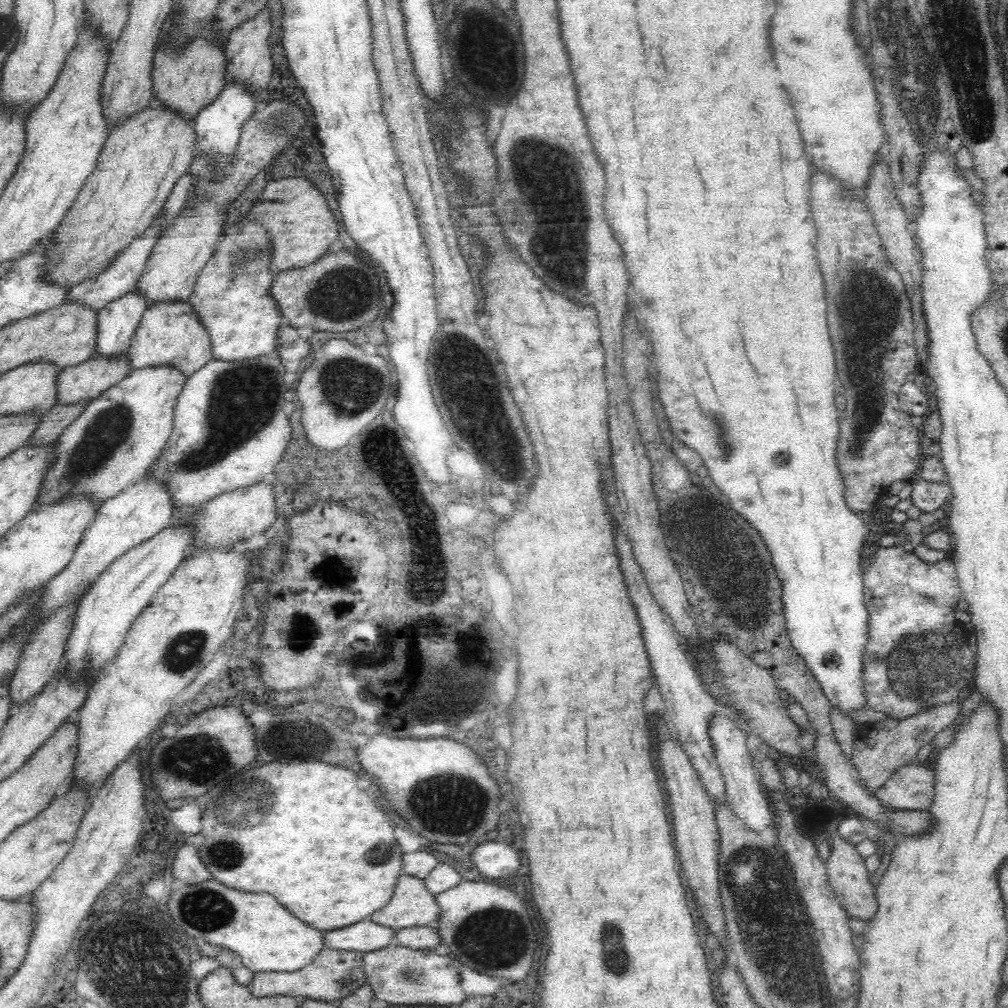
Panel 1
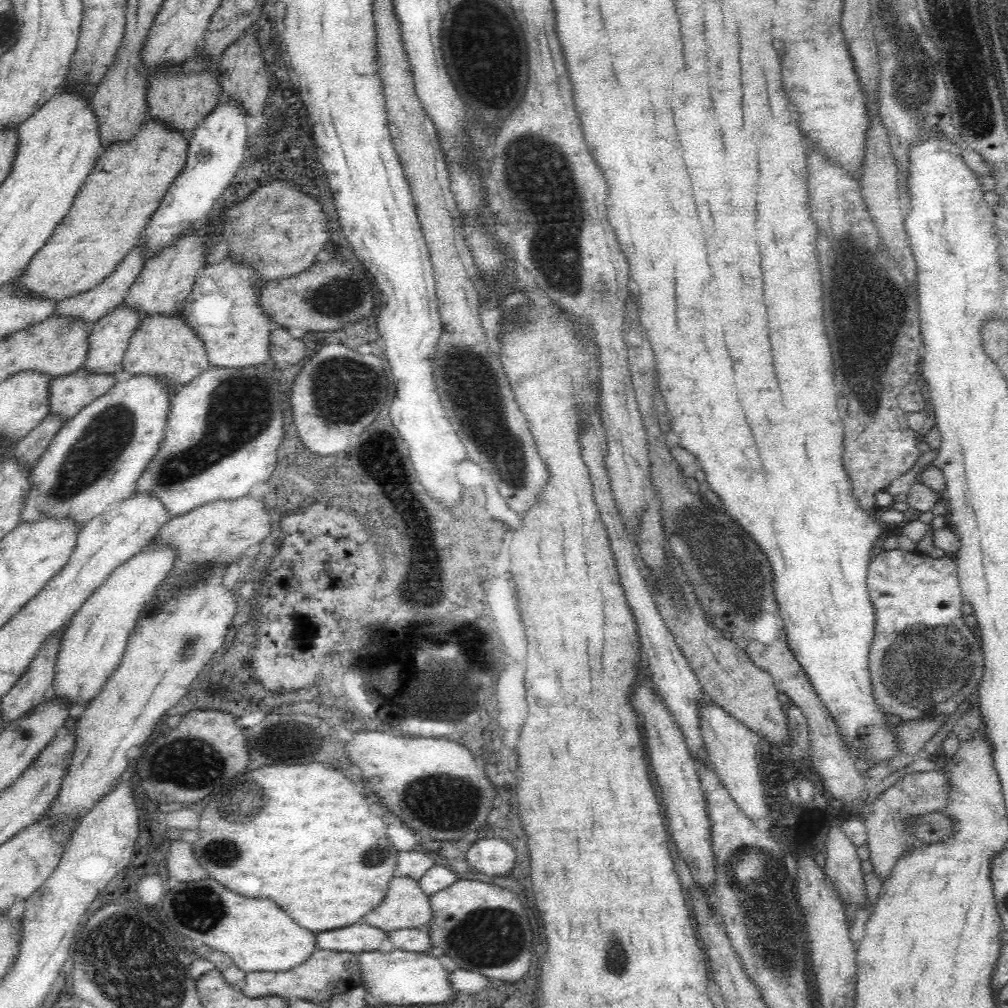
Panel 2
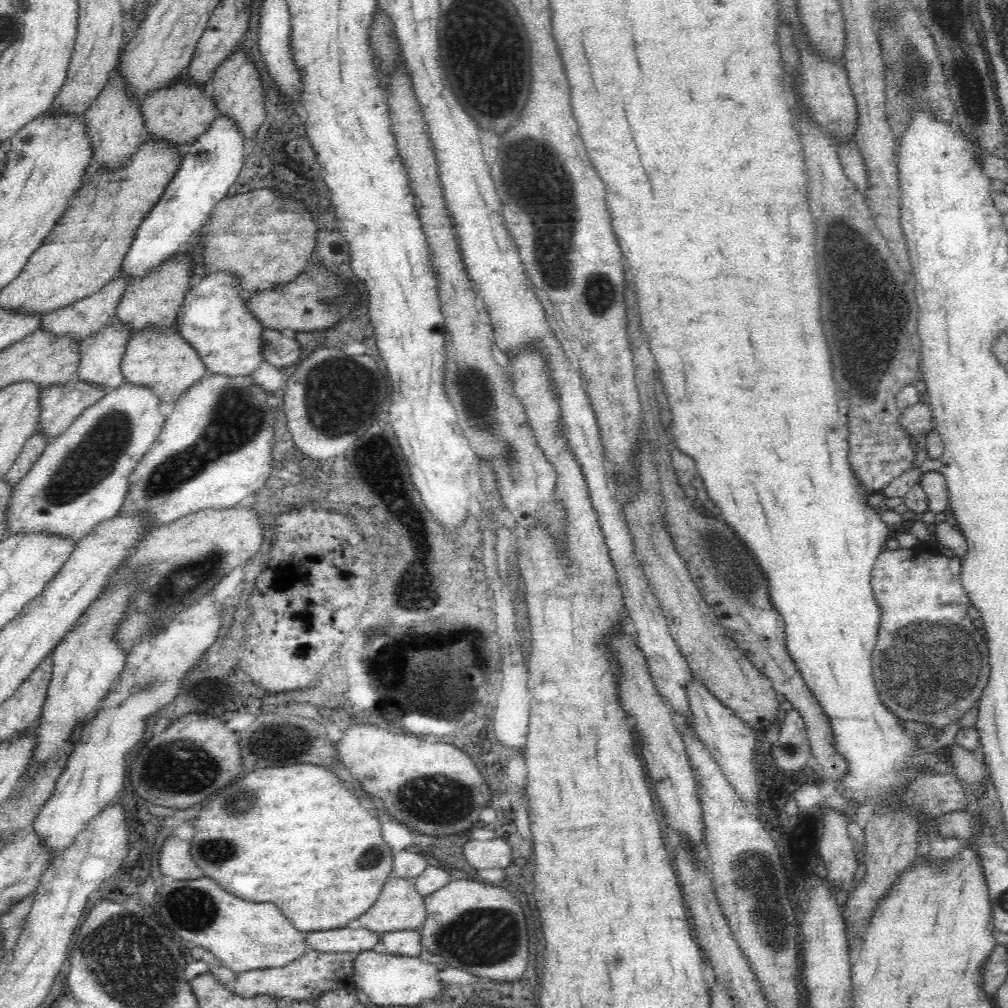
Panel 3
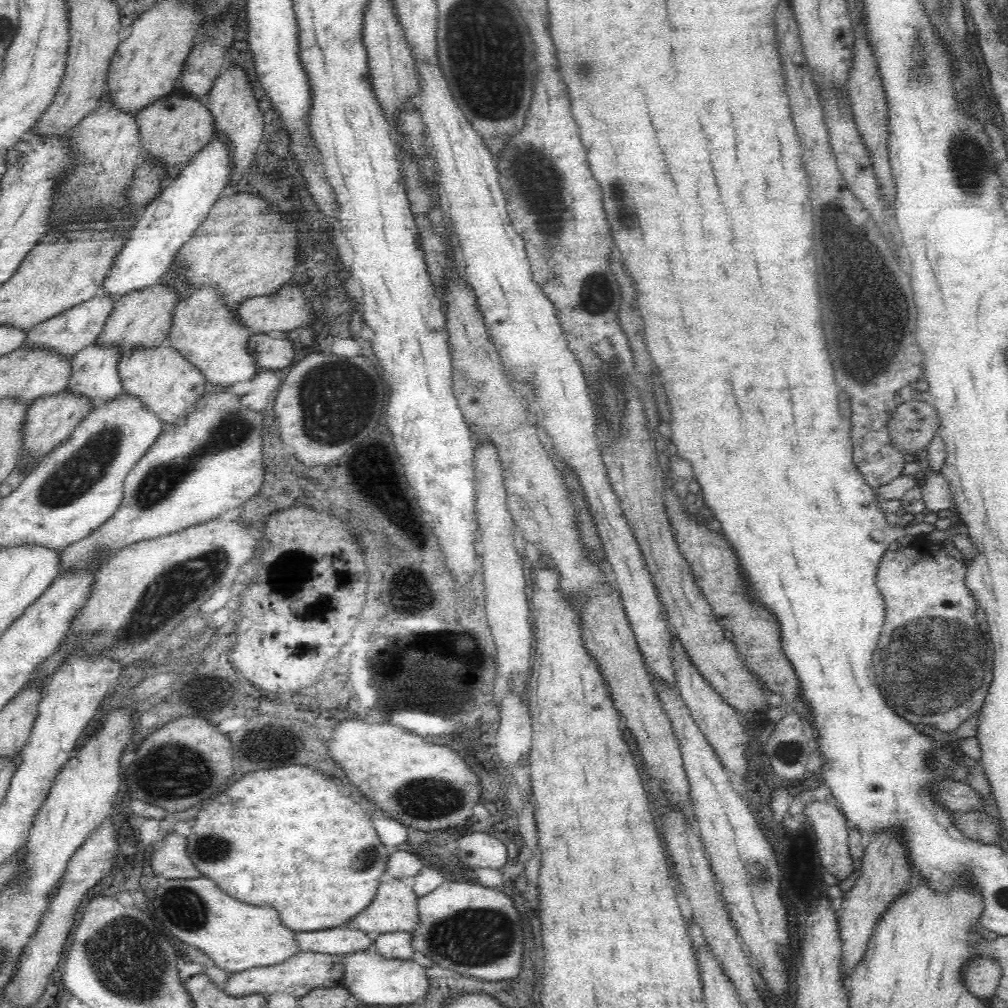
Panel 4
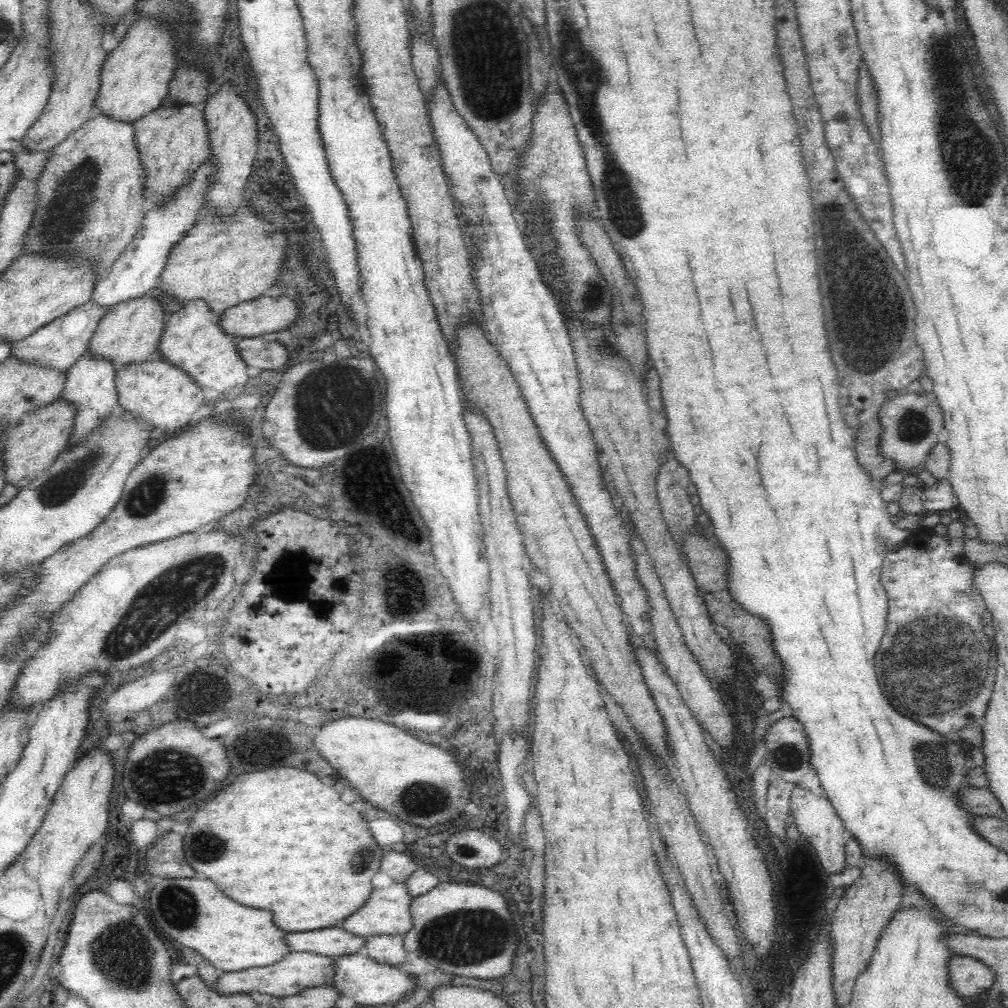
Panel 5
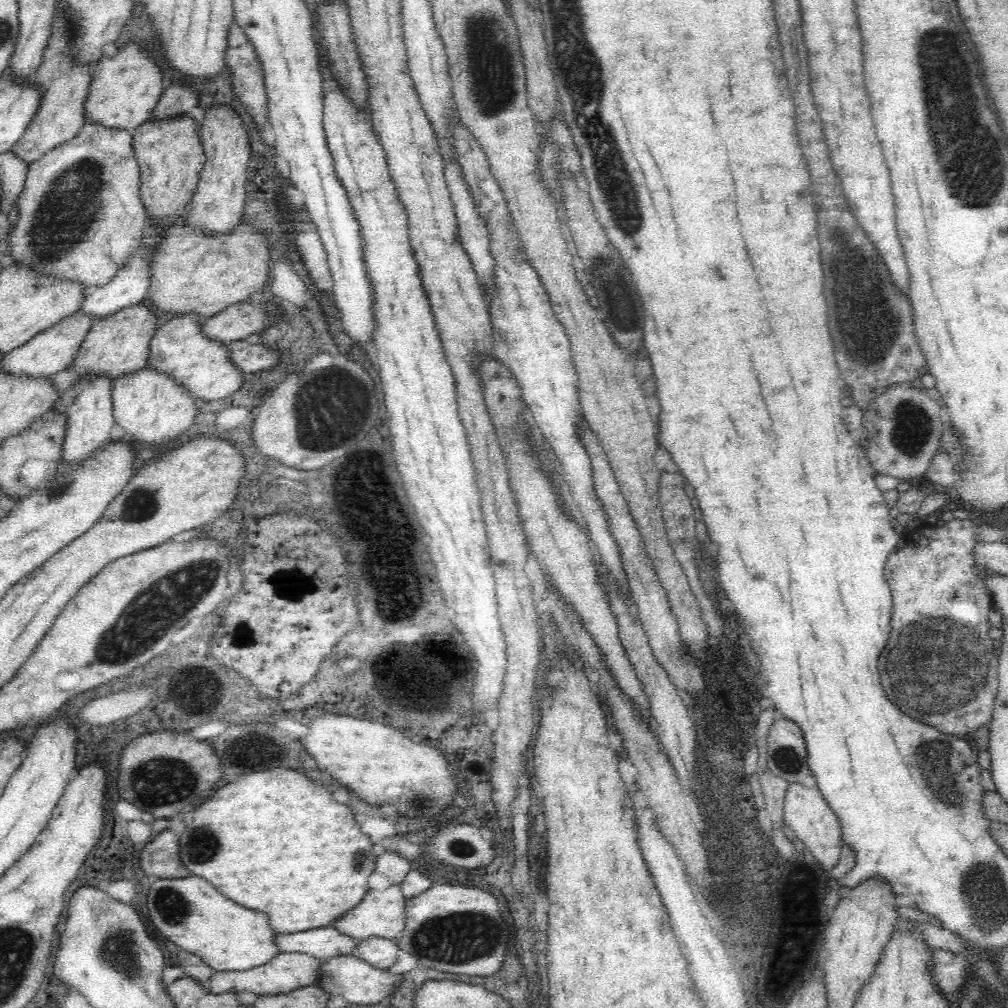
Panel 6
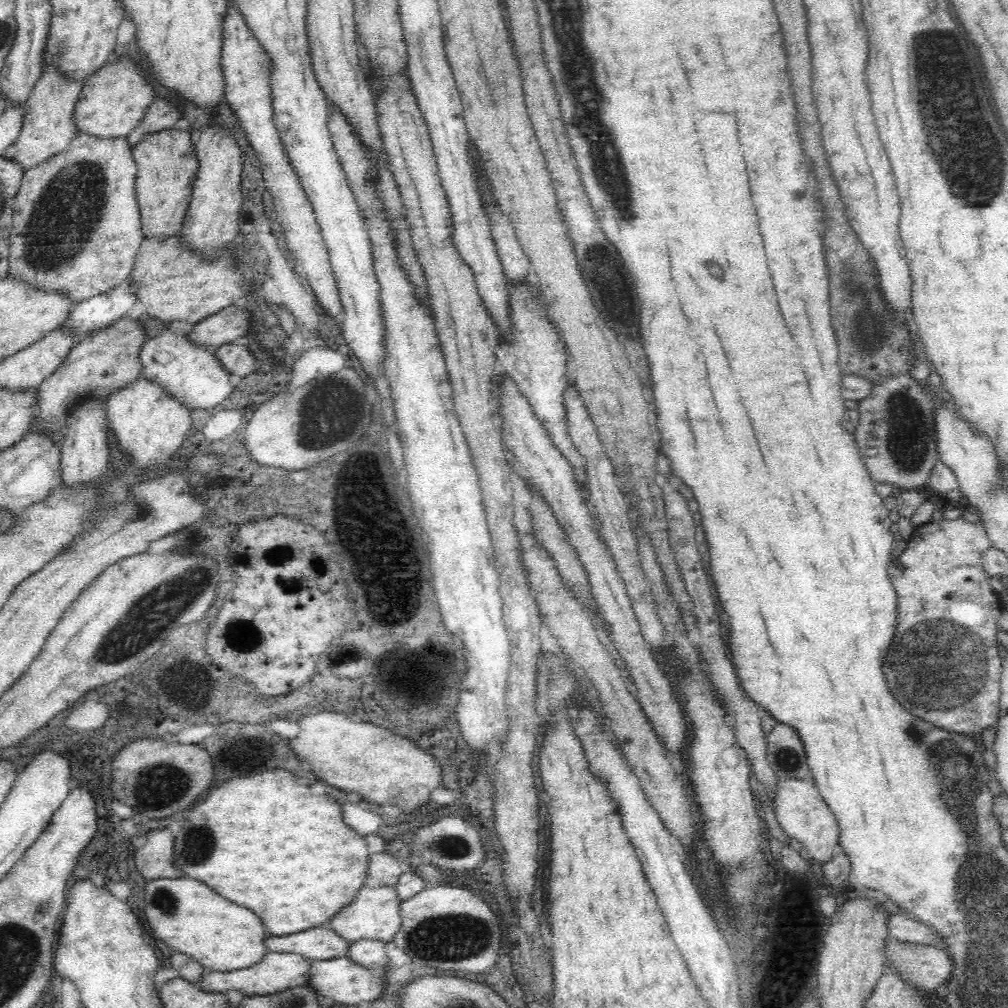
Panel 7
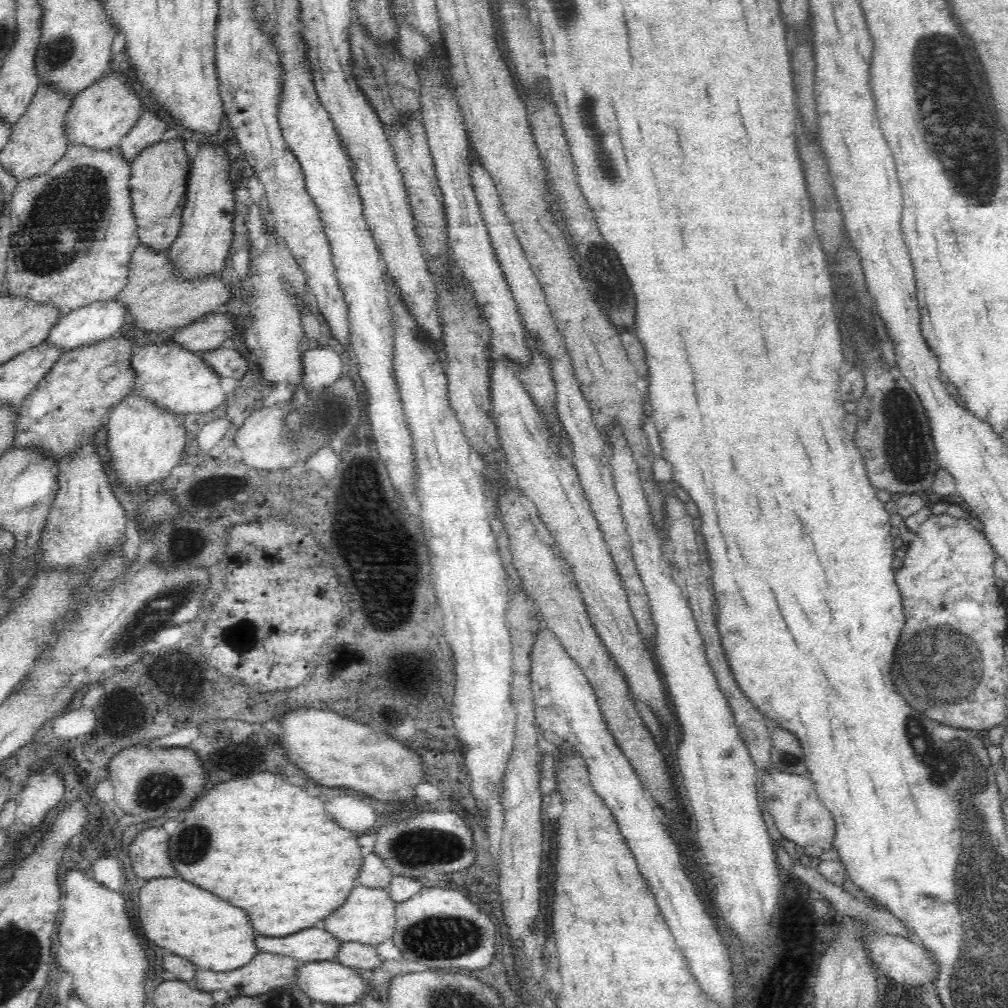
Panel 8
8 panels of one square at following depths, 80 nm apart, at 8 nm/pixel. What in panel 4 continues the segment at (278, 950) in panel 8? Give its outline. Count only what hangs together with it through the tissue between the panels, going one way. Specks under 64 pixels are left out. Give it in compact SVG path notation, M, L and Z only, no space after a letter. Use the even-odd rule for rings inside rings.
M346 926L312 932L294 932L294 939L300 951L341 956L364 951L373 942L371 935Z

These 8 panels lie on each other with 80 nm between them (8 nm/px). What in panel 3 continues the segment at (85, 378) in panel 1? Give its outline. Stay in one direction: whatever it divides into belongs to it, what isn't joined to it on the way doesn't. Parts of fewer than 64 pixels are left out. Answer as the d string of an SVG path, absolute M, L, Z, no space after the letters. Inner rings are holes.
M78 381L42 389L38 398L37 432L48 442L64 434L70 425L106 394L106 389Z

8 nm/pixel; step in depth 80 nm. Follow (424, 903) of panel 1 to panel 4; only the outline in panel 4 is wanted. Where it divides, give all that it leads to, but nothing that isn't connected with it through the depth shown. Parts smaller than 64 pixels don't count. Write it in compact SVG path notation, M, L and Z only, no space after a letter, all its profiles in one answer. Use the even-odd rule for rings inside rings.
M390 879L385 884L379 885L372 902L344 926L360 930L371 936L396 931L411 932L419 924L418 907L416 907L418 898L419 896L414 893L412 888L406 886L400 879Z

